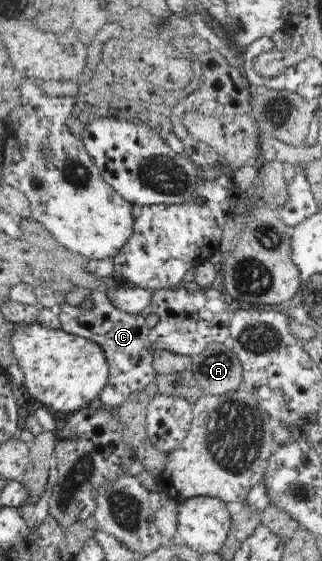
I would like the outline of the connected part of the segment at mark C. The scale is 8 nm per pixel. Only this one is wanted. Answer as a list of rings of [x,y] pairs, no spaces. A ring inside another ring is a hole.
[[[181,285],[177,289],[154,291],[150,304],[137,316],[120,311],[112,305],[103,288],[92,291],[88,299],[92,302],[90,309],[64,302],[60,305],[58,316],[64,332],[93,340],[105,352],[110,376],[99,398],[102,406],[110,410],[116,410],[130,394],[144,390],[154,381],[157,373],[152,365],[151,352],[155,349],[168,350],[182,356],[194,356],[204,352],[208,345],[223,343],[231,336],[229,302],[224,299],[222,292],[215,289],[190,290]],[[150,314],[158,316],[158,322],[152,328],[146,322]]]

